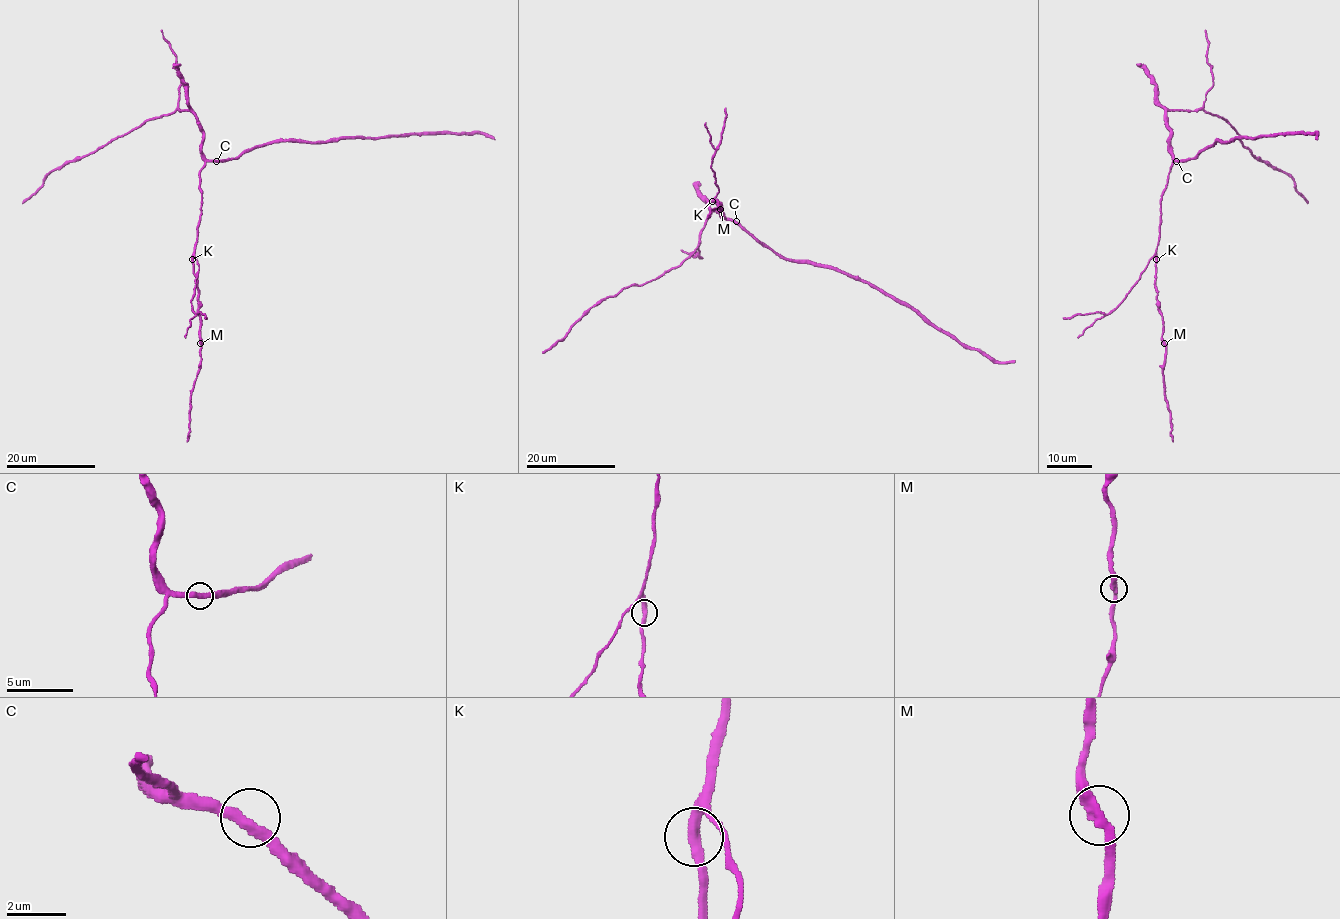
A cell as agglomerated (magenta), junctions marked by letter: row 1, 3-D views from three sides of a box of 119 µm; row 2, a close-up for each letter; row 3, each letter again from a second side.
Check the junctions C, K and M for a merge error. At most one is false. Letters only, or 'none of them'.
none of them

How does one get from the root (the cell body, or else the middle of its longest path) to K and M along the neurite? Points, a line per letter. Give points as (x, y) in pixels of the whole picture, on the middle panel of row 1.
K: (736, 224), (723, 217), (720, 213), (721, 206), (712, 201)
M: (736, 224), (720, 213), (721, 206), (713, 200), (719, 202), (721, 209)

